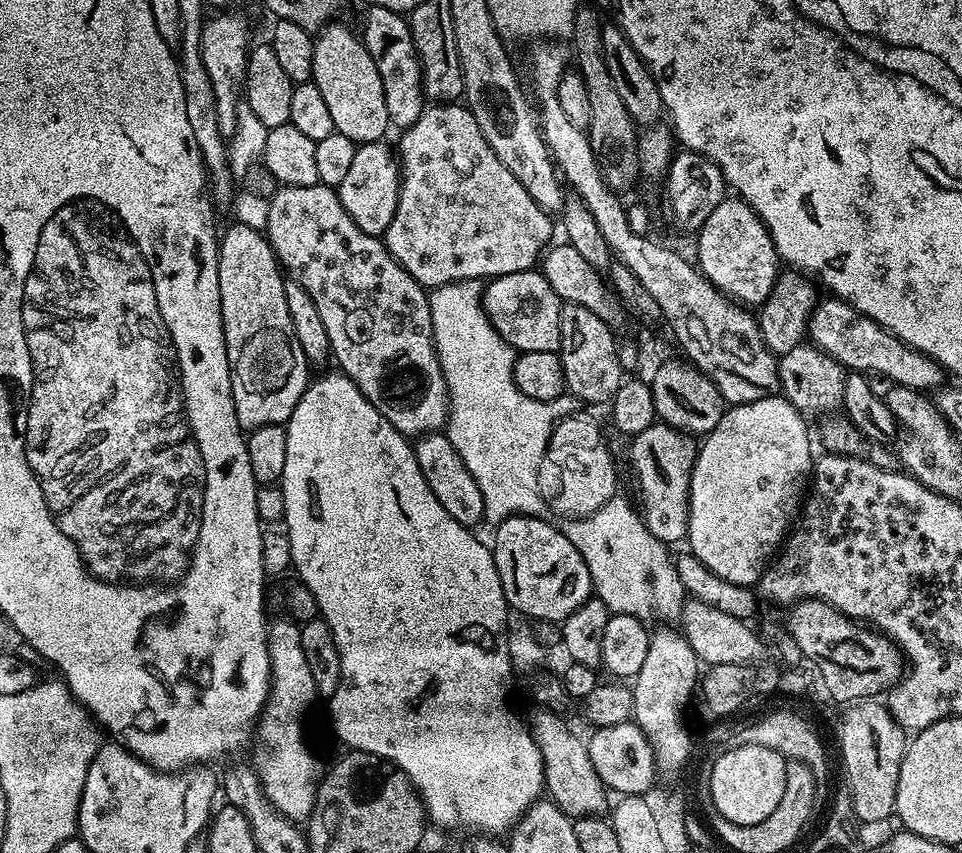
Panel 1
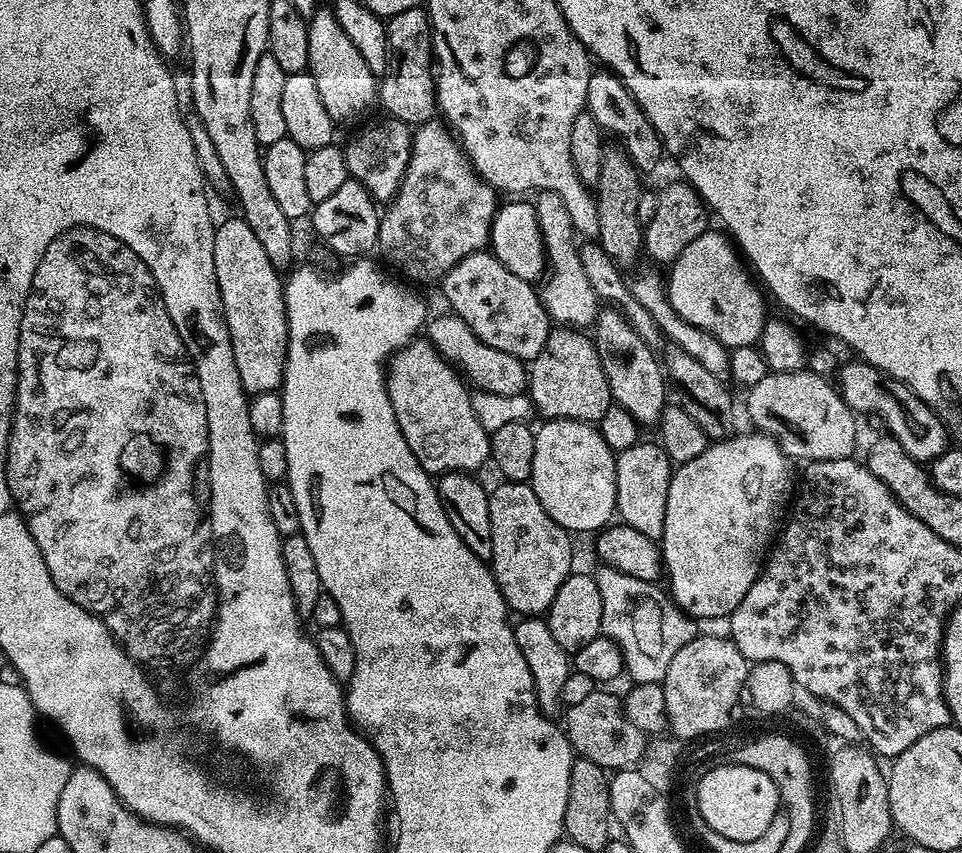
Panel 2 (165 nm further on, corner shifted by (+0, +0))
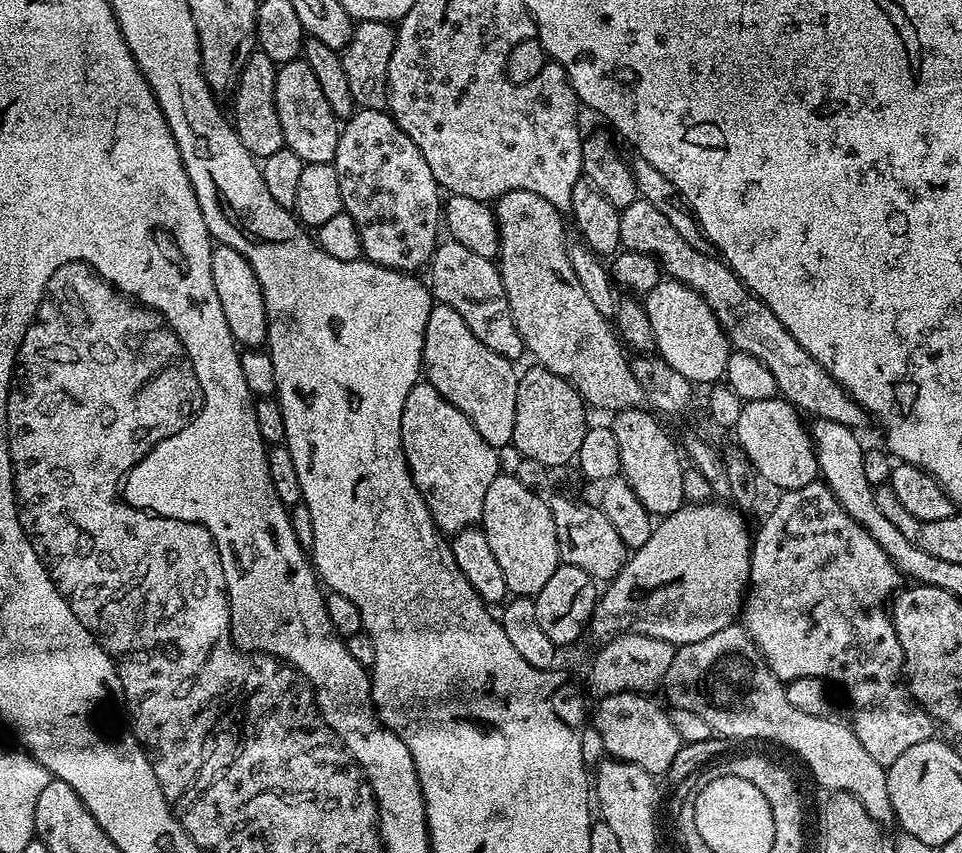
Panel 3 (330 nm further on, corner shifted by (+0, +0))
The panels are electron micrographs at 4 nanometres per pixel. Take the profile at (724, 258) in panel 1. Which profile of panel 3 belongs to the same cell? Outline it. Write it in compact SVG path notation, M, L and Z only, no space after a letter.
M662 278L642 303L654 329L656 352L661 360L696 386L711 386L723 377L730 355L728 335L700 293L674 279Z

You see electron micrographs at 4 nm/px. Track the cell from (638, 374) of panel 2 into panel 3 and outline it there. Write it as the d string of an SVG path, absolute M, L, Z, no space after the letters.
M627 408L625 412L617 412L611 417L610 427L614 438L618 438L618 458L625 482L638 494L653 517L663 518L674 514L686 503L682 490L686 464L677 441L676 444L672 441L671 434L655 418L651 411L644 408Z

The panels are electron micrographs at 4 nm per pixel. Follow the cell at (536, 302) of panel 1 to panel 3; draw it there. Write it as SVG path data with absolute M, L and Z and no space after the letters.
M448 238L445 244L444 241L437 243L430 261L431 268L430 291L433 297L439 303L450 306L450 310L458 310L462 322L470 326L470 334L474 334L482 346L490 346L494 354L502 354L502 358L513 362L519 361L520 355L525 355L522 334L518 334L518 326L514 326L500 269L493 261L482 258L482 254L474 254L474 250L466 250L466 246Z

